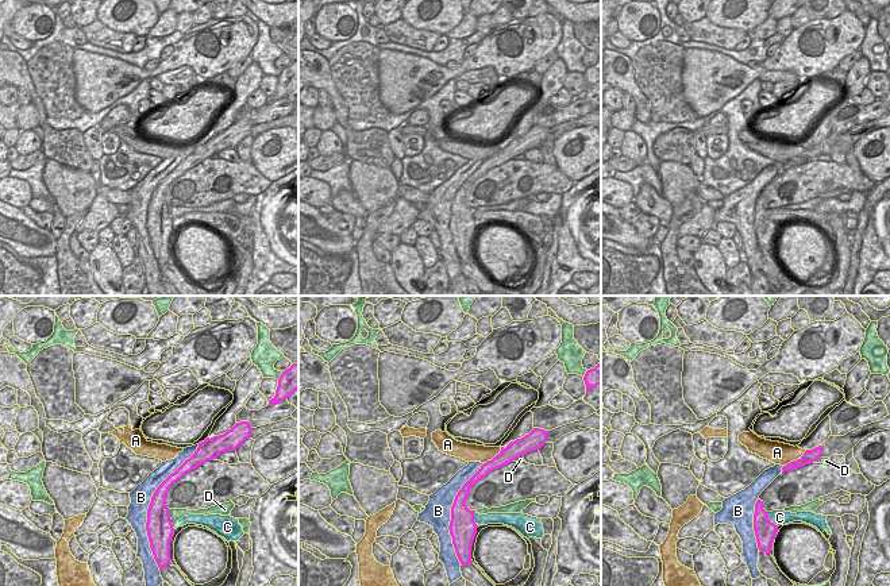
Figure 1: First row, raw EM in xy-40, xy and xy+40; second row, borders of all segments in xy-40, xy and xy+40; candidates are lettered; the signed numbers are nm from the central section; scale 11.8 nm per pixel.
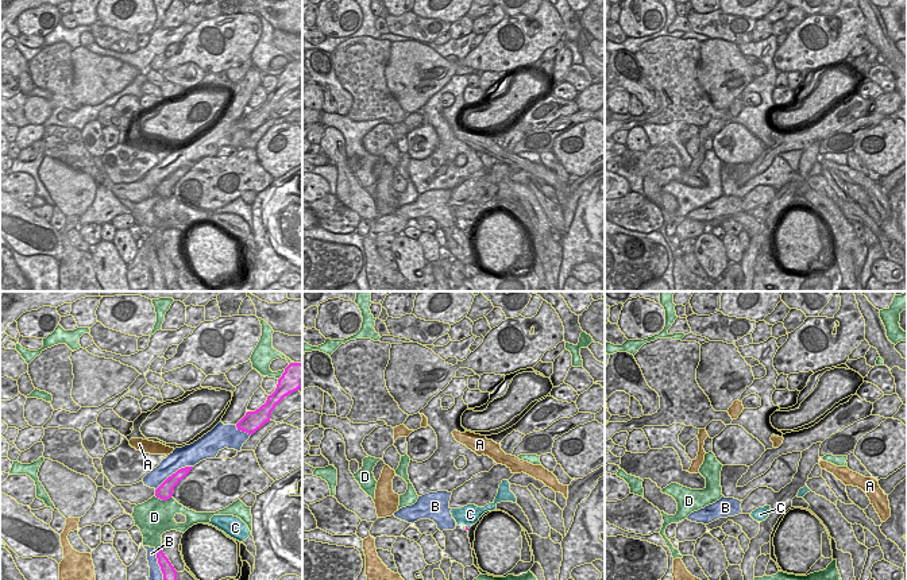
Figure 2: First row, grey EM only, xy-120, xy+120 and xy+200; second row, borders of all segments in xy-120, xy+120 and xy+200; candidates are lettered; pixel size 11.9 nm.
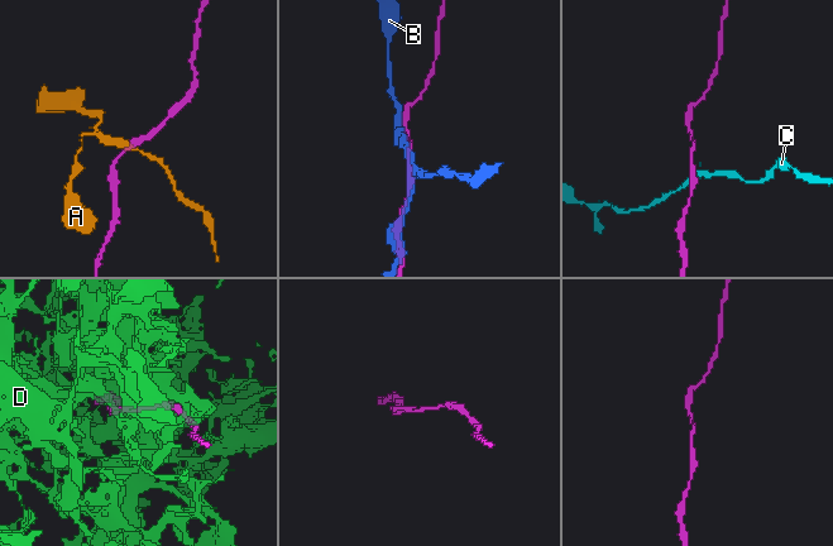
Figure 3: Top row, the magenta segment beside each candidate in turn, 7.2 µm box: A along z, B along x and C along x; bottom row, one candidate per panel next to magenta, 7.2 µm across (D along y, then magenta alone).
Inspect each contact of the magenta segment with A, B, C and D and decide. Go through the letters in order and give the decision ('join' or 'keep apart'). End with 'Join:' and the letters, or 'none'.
A: keep apart
B: keep apart
C: keep apart
D: keep apart
Join: none

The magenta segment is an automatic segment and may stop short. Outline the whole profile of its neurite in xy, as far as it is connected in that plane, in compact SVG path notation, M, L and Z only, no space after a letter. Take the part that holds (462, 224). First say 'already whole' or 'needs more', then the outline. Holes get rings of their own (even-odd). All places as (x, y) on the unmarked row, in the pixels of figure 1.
already whole; M533 126L524 135L511 139L505 146L501 144L500 151L492 158L483 161L455 193L451 204L451 219L448 227L456 254L462 263L473 261L471 244L478 225L474 219L475 208L470 208L466 203L470 186L490 169L497 167L531 149L539 149L547 139L548 130L550 128Z

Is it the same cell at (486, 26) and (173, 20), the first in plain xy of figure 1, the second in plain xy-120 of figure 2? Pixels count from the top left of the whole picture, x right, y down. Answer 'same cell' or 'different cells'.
different cells

